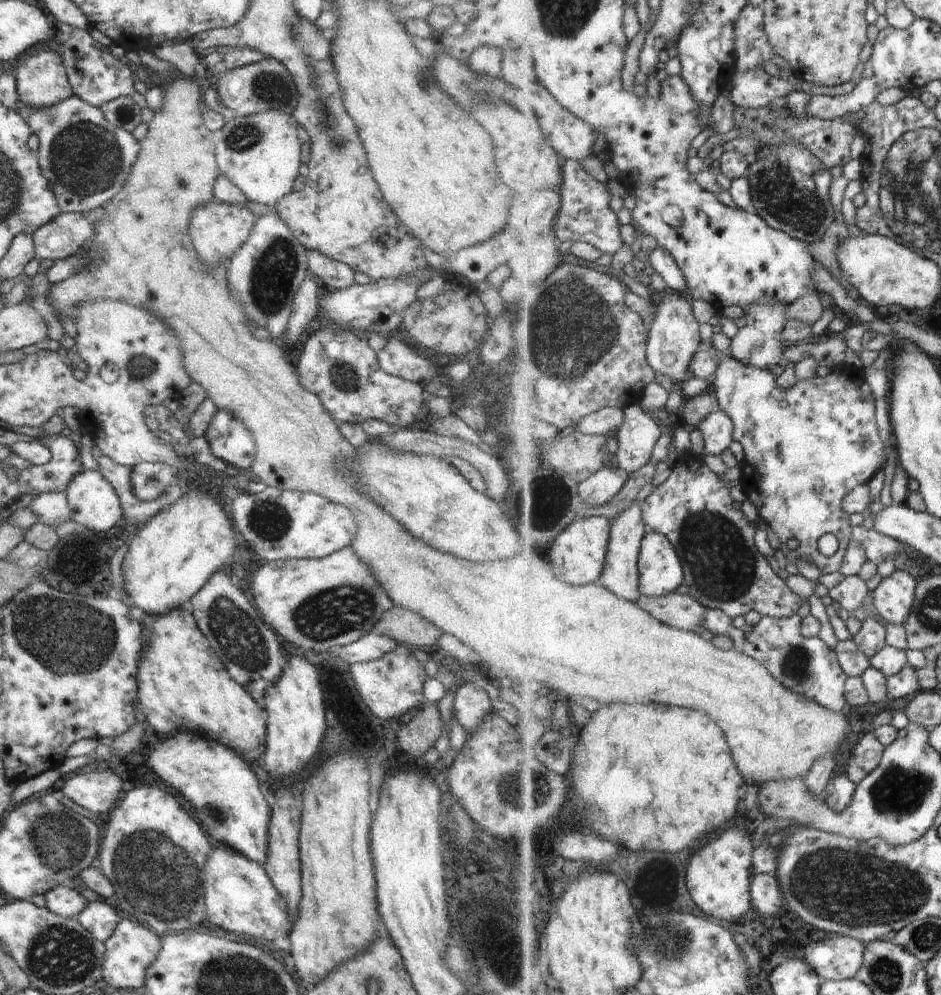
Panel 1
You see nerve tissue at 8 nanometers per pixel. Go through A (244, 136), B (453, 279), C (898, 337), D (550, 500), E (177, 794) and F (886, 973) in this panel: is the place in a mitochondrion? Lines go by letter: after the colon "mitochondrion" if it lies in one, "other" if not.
A: mitochondrion
B: other
C: other
D: mitochondrion
E: other
F: mitochondrion

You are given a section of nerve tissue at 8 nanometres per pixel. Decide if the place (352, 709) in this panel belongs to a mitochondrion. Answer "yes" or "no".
no

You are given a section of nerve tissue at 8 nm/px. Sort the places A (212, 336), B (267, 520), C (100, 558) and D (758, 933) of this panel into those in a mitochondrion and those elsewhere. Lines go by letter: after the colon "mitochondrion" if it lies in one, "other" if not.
A: other
B: mitochondrion
C: other
D: other

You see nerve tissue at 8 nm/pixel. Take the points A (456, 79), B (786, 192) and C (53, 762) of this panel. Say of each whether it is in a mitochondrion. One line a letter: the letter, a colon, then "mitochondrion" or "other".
A: mitochondrion
B: mitochondrion
C: other

